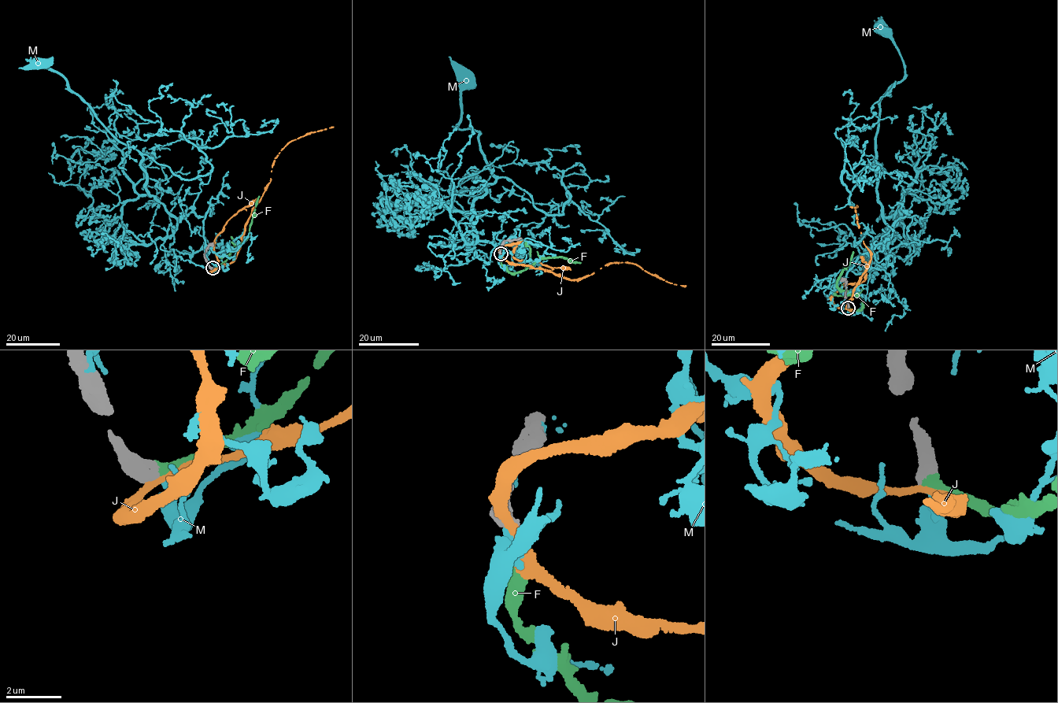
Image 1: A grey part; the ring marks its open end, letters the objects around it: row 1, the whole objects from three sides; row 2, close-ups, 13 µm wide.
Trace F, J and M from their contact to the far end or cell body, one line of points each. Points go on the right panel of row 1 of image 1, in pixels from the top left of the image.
F: (848, 308), (858, 311), (862, 305), (859, 297), (842, 290), (837, 285), (837, 279), (850, 262), (853, 251)
J: (847, 308), (850, 309), (846, 307), (852, 290), (871, 259), (857, 223), (855, 209), (857, 206), (850, 207)
M: (848, 308), (862, 301), (839, 292), (847, 270), (889, 241), (875, 139), (879, 104), (904, 72), (882, 28)

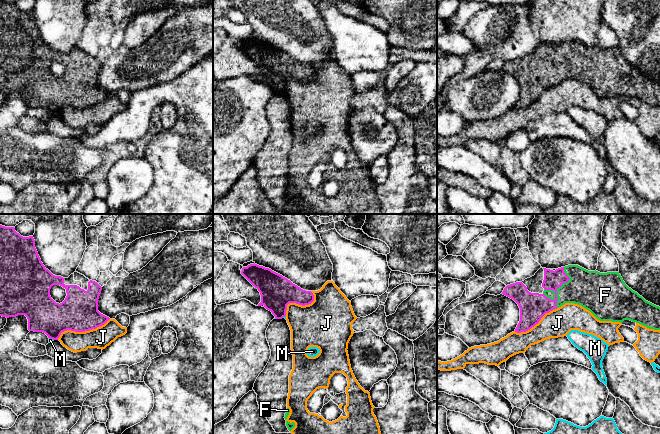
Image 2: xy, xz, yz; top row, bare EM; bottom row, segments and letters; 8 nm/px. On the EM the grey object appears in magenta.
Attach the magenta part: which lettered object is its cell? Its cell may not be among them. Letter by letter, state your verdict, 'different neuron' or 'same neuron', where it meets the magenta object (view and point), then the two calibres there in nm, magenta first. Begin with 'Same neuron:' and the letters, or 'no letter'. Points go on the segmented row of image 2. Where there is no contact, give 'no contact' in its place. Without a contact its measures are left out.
Same neuron: F
F: same neuron; meets magenta in yz at (560, 286); 200 nm thick on the magenta side, 300 nm on the other
J: different neuron; meets magenta in xy at (82, 331); 300 nm thick on the magenta side, 170 nm on the other
M: different neuron; meets magenta in xy at (51, 338); 280 nm thick on the magenta side, 30 nm on the other

